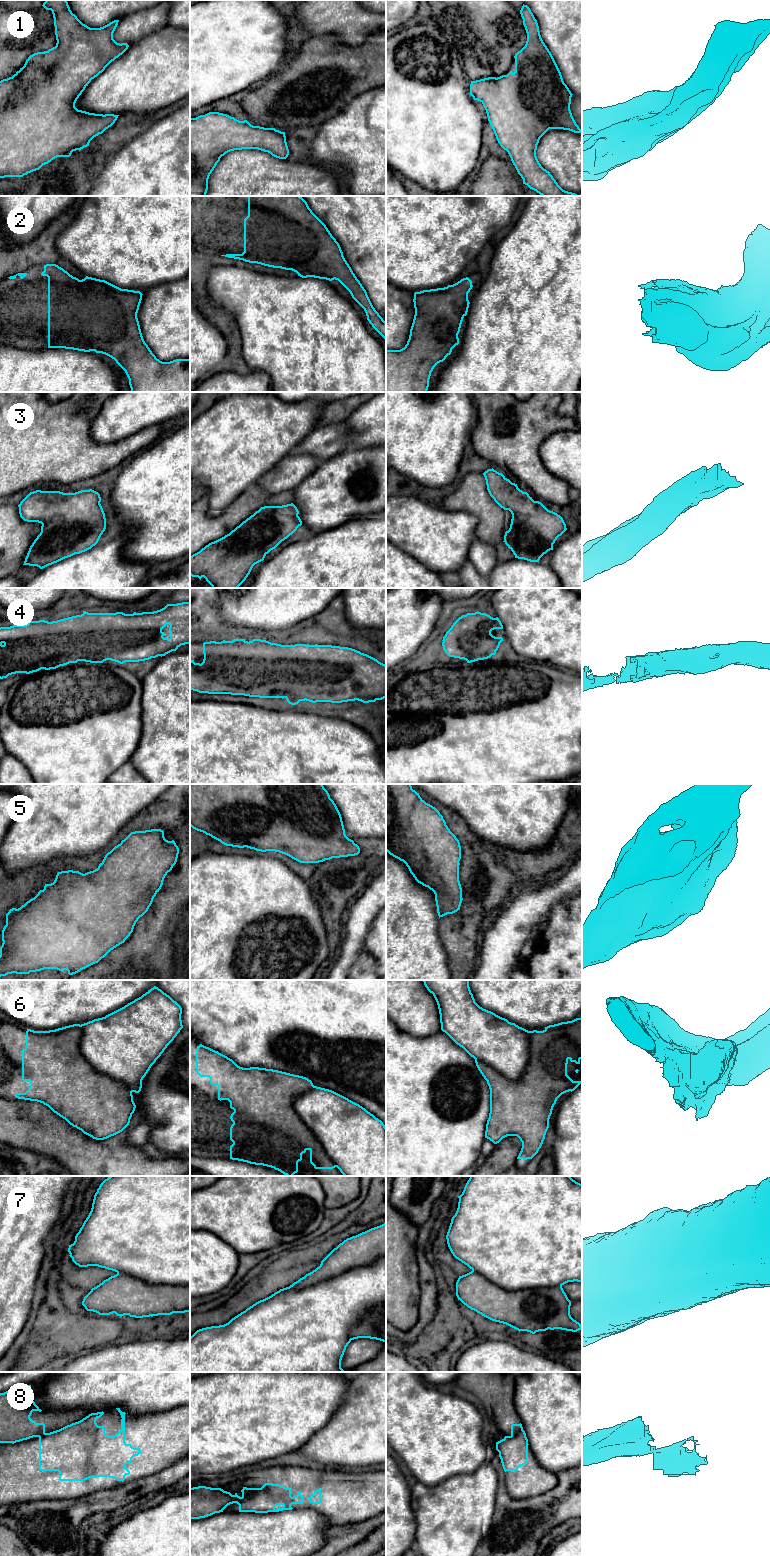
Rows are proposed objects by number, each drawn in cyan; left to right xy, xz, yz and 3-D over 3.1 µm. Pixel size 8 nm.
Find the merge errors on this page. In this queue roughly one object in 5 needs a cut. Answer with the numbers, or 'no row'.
6, 7, 8

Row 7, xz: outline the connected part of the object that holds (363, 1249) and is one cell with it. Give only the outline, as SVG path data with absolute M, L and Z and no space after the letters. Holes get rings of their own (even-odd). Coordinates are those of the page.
M386 1223L347 1238L321 1261L319 1267L288 1288L312 1289L321 1282L352 1268L370 1265L382 1256L386 1256Z

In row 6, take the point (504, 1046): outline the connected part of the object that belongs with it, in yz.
M423 980L423 982L437 1002L441 1030L475 1060L489 1065L510 1080L519 1080L529 1061L529 1031L480 1007L471 993L469 980Z

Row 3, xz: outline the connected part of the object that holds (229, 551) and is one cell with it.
M293 503L261 507L229 534L190 556L190 575L200 580L204 577L212 588L238 588L255 564L263 561L271 550L302 525L298 514L299 511Z

